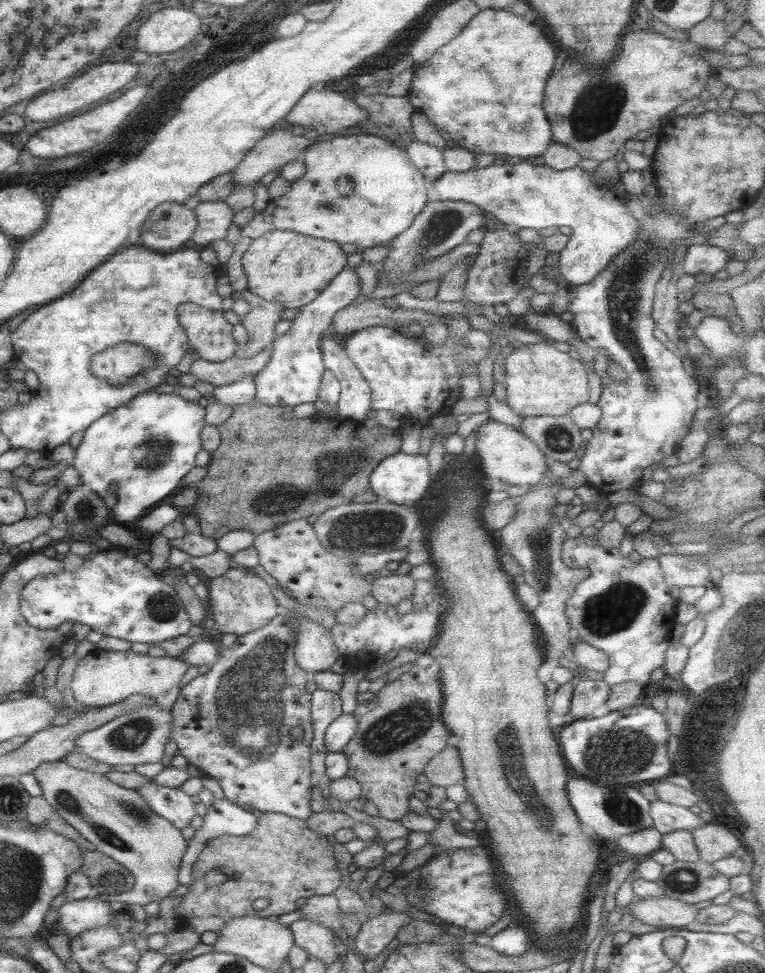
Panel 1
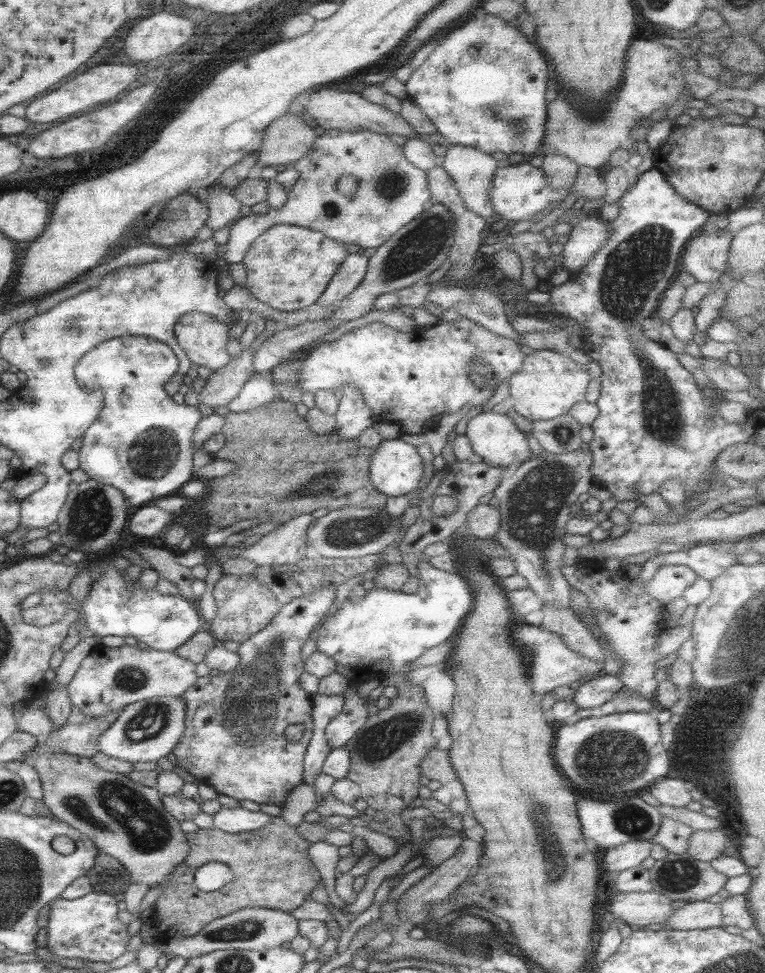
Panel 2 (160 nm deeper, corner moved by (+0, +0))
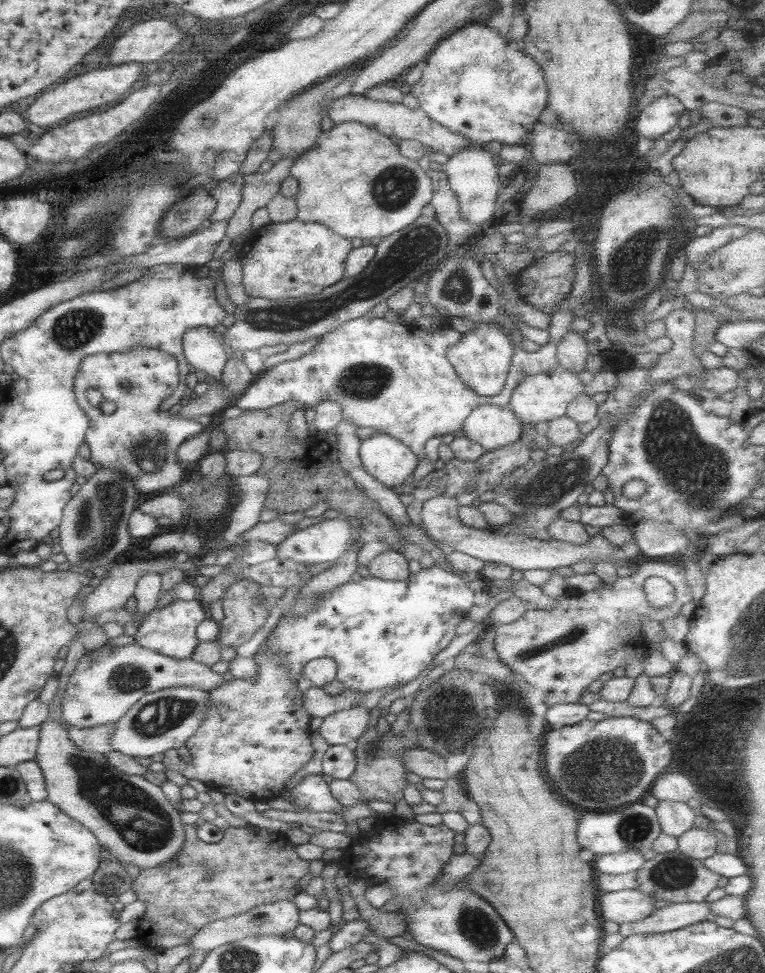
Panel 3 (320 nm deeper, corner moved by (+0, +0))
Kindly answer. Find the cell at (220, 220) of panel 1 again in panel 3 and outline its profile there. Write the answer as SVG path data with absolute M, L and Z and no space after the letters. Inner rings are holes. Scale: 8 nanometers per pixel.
M239 173L217 180L217 186L210 190L209 196L215 200L215 207L208 216L210 222L227 220L241 201L243 177Z

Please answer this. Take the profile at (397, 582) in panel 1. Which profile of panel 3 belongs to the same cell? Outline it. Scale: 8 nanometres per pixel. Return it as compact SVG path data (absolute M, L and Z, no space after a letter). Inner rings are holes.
M386 549L369 560L363 574L378 579L391 579L393 581L406 579L408 560L397 551Z

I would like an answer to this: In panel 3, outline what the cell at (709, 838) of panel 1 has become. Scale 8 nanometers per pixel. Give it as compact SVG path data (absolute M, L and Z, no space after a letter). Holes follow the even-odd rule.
M691 827L676 838L676 850L681 854L702 861L715 854L721 844L716 840L711 830L699 830Z

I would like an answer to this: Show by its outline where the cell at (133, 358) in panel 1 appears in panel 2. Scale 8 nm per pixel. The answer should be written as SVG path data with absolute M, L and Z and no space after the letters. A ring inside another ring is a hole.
M136 336L103 341L85 352L73 367L78 387L88 395L98 395L101 403L97 418L80 436L78 468L100 485L117 489L128 507L143 507L149 500L160 499L193 480L192 434L202 416L196 406L173 403L164 391L166 383L172 382L178 371L179 357L166 344Z

